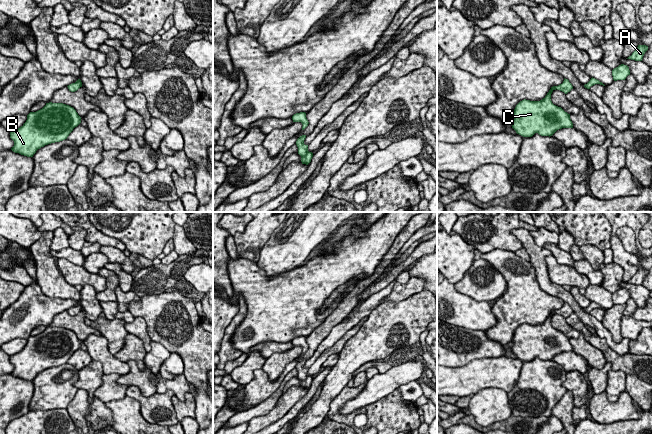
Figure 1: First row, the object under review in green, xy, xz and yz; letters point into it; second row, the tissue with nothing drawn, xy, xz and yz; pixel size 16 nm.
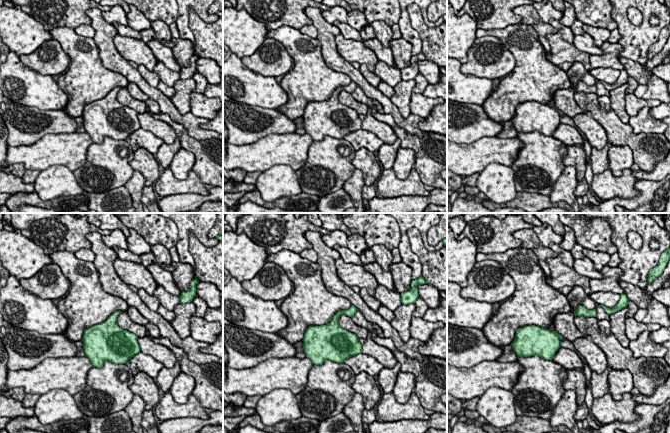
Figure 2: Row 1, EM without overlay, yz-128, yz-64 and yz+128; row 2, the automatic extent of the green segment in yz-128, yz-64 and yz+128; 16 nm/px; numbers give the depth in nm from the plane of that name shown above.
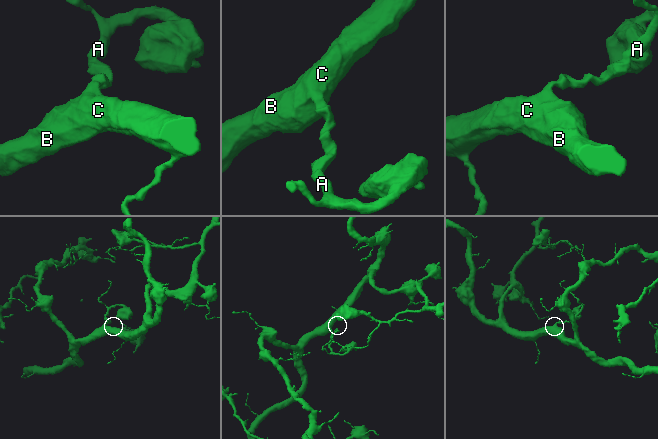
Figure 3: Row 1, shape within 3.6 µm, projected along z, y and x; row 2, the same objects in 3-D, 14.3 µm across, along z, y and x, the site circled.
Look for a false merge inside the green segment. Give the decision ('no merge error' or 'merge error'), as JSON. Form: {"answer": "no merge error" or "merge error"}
{"answer": "no merge error"}

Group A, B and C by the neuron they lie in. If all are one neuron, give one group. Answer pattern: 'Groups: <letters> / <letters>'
Groups: A B C

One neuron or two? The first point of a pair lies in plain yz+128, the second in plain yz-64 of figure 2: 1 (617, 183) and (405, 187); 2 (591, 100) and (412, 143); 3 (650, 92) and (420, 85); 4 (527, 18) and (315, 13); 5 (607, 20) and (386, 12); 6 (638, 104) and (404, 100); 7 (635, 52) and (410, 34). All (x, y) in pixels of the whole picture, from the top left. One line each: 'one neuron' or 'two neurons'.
1: one neuron
2: one neuron
3: two neurons
4: one neuron
5: one neuron
6: two neurons
7: one neuron

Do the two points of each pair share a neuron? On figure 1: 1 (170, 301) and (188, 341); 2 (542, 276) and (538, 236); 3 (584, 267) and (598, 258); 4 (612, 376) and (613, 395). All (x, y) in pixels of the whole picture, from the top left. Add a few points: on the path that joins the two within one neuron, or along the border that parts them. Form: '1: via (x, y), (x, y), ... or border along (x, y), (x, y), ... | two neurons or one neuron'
1: via (170, 311), (170, 317), (180, 331) | one neuron
2: border along (529, 231), (534, 242), (542, 247) | two neurons
3: border along (585, 258), (594, 269), (598, 270) | two neurons
4: via (613, 381), (613, 390) | one neuron

